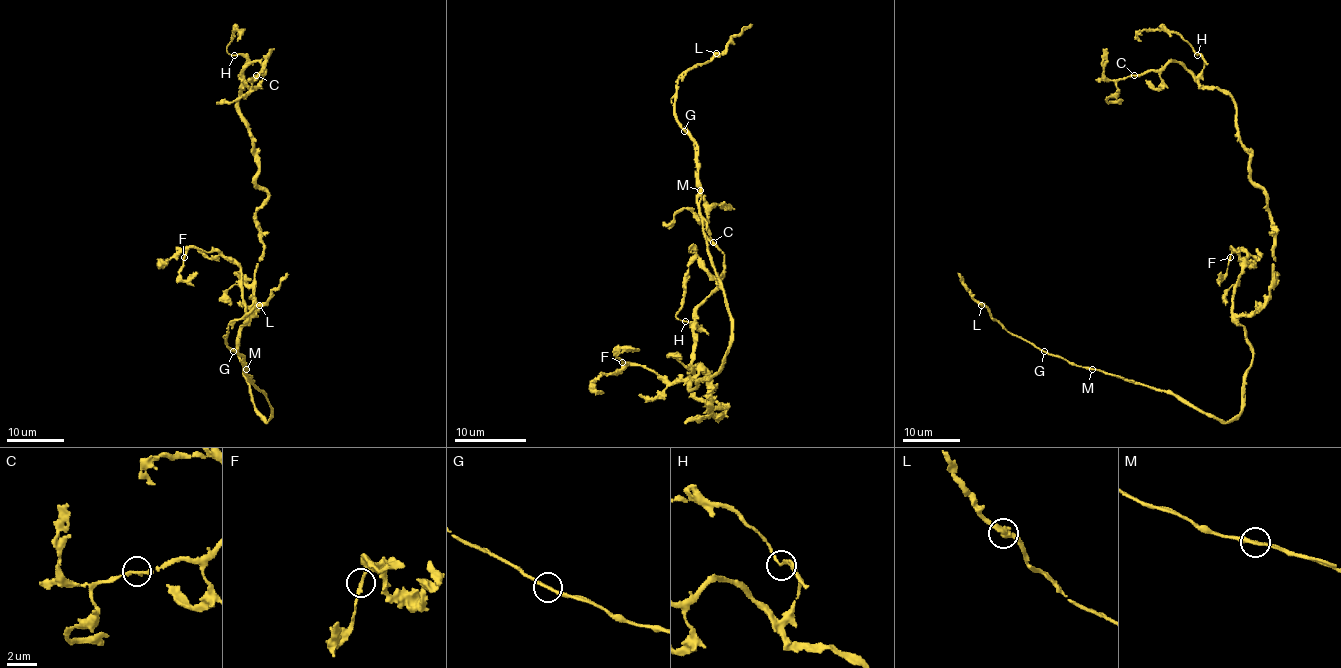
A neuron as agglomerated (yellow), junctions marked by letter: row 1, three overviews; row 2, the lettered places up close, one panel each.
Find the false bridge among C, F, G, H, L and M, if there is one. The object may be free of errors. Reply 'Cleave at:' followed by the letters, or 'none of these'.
Cleave at: none of these

